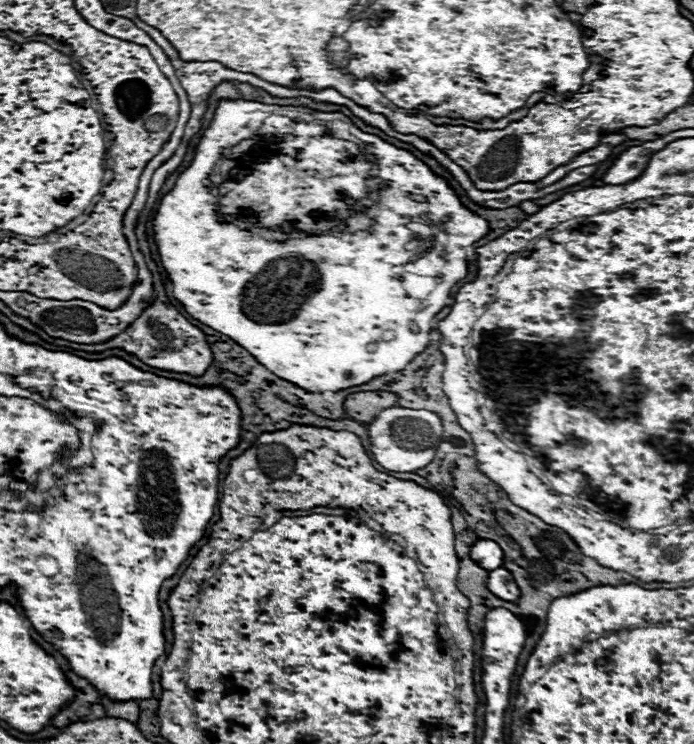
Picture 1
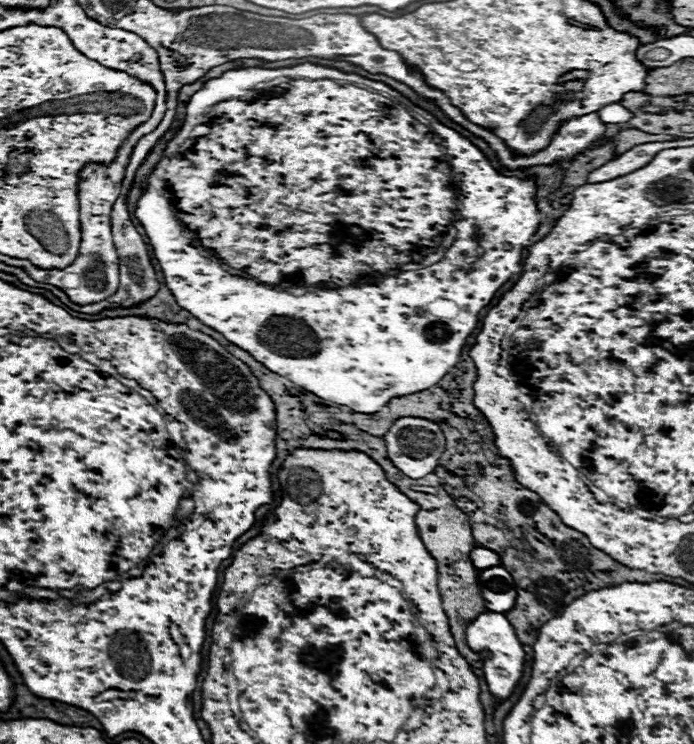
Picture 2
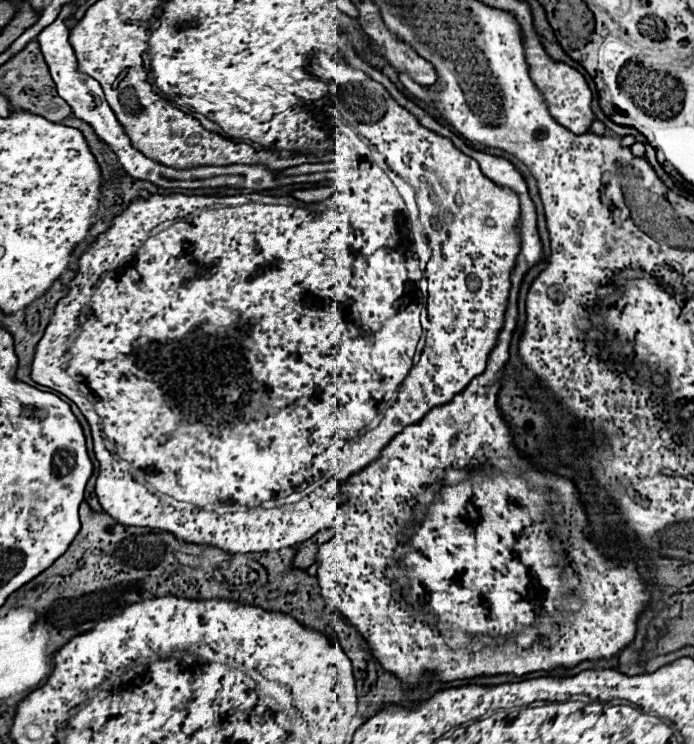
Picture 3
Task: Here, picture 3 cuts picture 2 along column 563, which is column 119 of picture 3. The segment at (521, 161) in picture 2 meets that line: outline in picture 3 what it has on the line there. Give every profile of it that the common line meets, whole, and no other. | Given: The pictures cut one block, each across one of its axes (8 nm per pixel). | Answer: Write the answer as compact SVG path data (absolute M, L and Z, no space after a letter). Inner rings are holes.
M56 20L54 24L46 26L38 36L36 40L40 42L40 48L42 48L42 54L44 54L44 60L50 68L50 74L56 82L56 88L58 88L58 94L60 98L66 100L66 104L70 104L72 108L72 114L84 122L88 122L94 132L100 136L100 140L104 140L118 156L122 168L126 170L128 176L136 178L136 180L148 180L148 174L156 174L156 176L162 176L162 178L168 178L168 180L204 180L204 178L214 178L214 176L246 176L250 180L250 188L252 190L266 190L270 188L270 184L278 178L282 178L282 172L270 172L266 170L264 166L240 166L240 164L232 164L232 166L202 166L202 168L192 168L192 170L174 170L174 168L168 168L164 164L158 164L150 158L146 158L144 154L140 154L136 148L132 148L130 144L130 138L126 136L126 132L122 130L120 122L116 120L116 116L112 114L106 98L104 98L104 92L100 88L100 84L96 80L92 80L90 76L86 74L80 74L76 68L76 58L74 58L74 50L68 42L68 26L62 22L62 20Z

